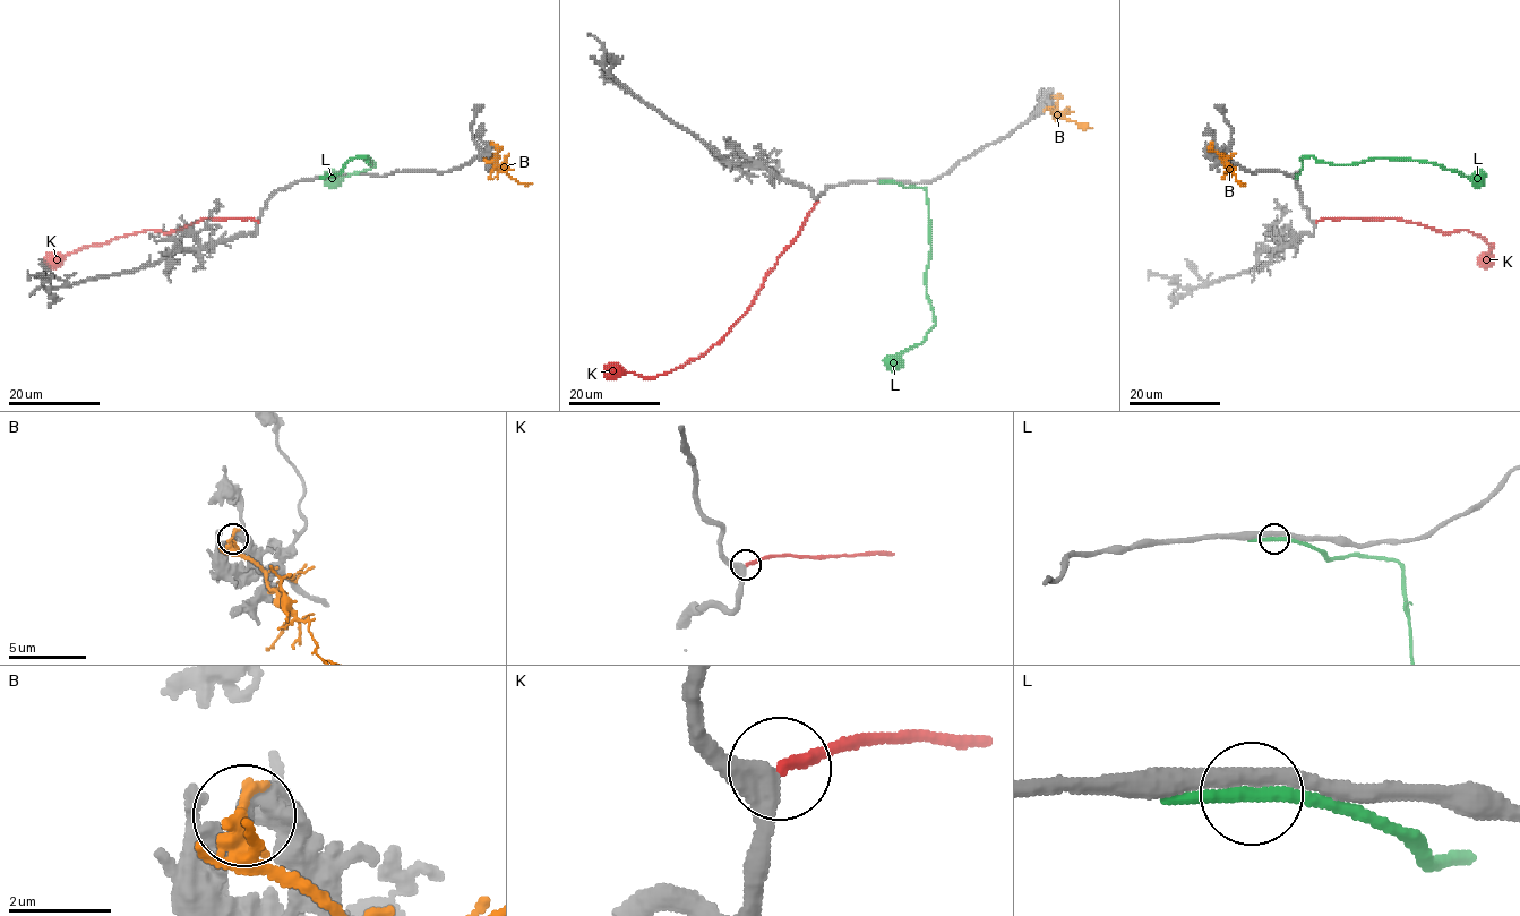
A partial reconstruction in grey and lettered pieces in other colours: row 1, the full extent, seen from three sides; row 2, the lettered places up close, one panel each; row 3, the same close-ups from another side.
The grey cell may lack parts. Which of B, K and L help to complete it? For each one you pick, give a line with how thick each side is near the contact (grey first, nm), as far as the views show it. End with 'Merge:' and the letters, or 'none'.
K: 400 nm thick on the grey side, 240 nm on the other
Merge: K

